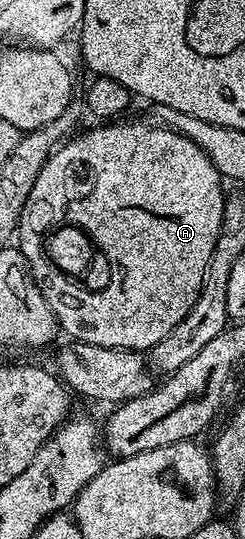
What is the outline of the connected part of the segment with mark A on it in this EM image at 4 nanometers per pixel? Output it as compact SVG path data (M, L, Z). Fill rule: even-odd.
M124 121L96 125L100 127L69 138L49 154L36 178L36 187L48 187L48 196L44 199L44 207L37 211L35 198L25 201L18 228L18 246L26 257L33 281L54 313L59 330L63 334L65 331L69 340L144 353L186 317L200 296L206 265L210 253L214 253L214 241L220 236L226 191L220 188L220 171L190 137L155 121L120 122ZM72 199L88 199L88 212L82 227L99 254L108 258L108 284L101 291L88 291L85 295L80 295L80 287L76 284L79 282L58 270L45 251L45 232L72 219Z

